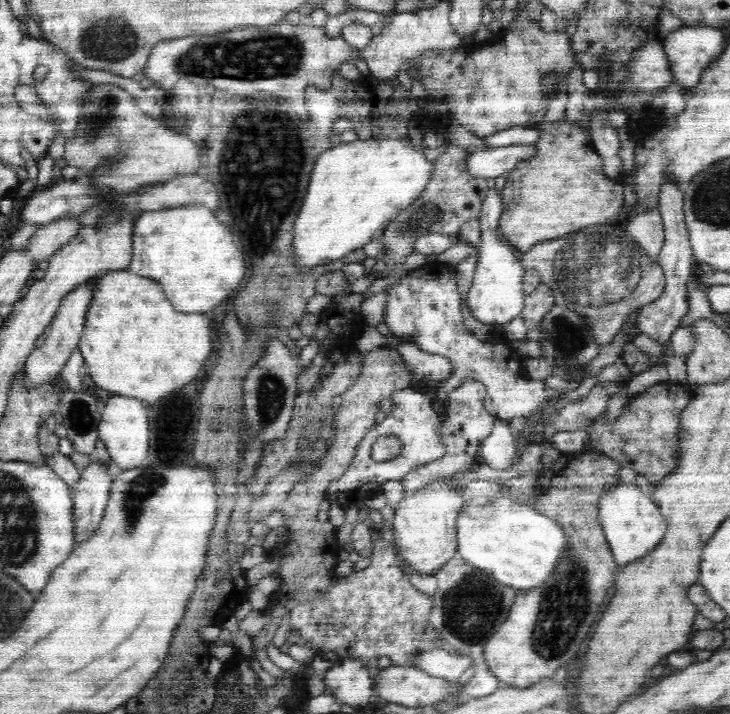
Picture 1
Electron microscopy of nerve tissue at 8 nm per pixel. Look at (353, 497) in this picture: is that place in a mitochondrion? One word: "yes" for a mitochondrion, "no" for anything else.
no

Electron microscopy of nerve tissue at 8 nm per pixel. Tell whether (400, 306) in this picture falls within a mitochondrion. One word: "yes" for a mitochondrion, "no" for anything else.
no

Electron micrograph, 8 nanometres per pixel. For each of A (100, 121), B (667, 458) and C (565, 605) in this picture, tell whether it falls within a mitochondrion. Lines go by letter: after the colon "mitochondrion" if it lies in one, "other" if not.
A: mitochondrion
B: mitochondrion
C: mitochondrion

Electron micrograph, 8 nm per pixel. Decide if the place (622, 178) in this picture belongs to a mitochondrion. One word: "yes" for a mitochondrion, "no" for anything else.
no

